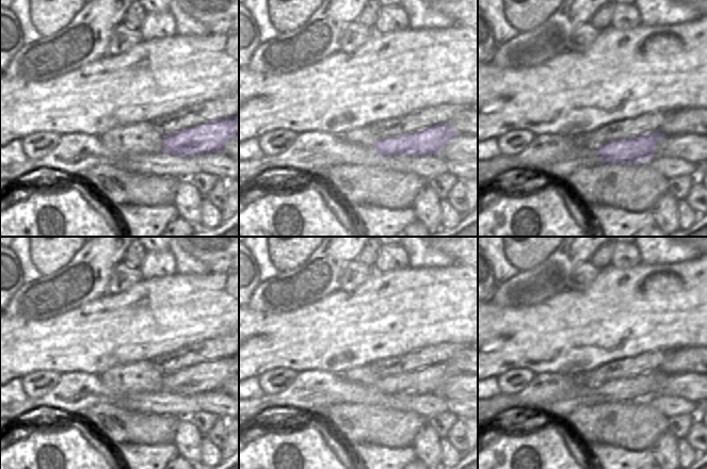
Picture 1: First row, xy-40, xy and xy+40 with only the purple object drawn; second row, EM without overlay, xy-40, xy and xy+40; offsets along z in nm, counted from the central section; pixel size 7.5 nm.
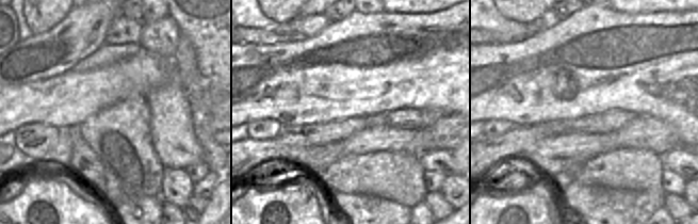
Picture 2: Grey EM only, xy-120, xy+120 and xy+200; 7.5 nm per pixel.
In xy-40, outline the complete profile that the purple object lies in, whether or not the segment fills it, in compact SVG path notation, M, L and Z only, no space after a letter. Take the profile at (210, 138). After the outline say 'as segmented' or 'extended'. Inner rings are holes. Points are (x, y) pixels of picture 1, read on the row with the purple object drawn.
M239 117L222 118L163 135L163 152L179 157L221 152L225 143L237 135Z | as segmented

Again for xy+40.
M659 131L657 133L638 135L629 140L610 142L590 150L598 152L598 157L582 157L574 163L557 163L542 168L540 173L565 179L580 167L593 167L604 163L639 163L646 161L655 156L656 141L662 135L664 134Z | extended

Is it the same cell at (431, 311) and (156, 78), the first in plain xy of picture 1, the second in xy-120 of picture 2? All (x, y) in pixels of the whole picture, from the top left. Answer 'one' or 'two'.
one

